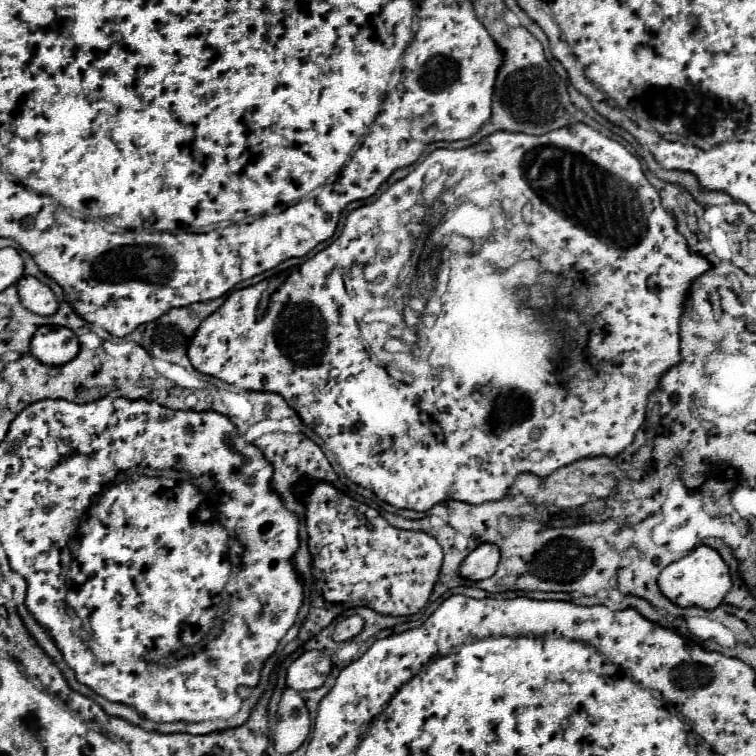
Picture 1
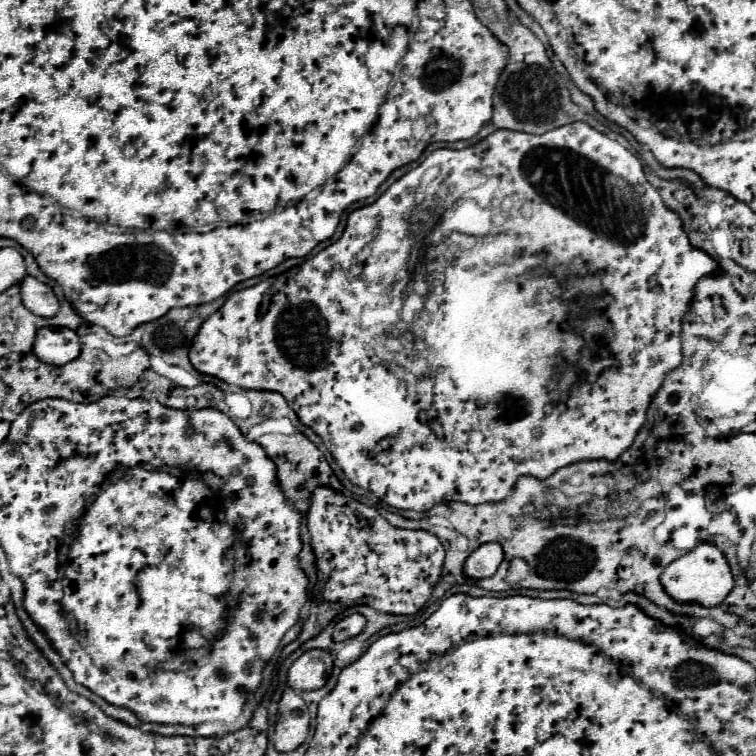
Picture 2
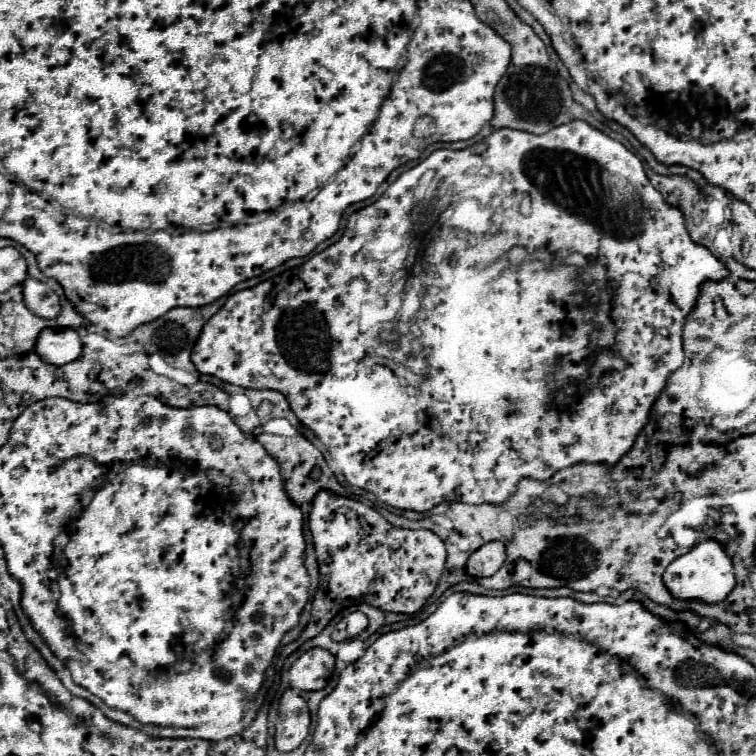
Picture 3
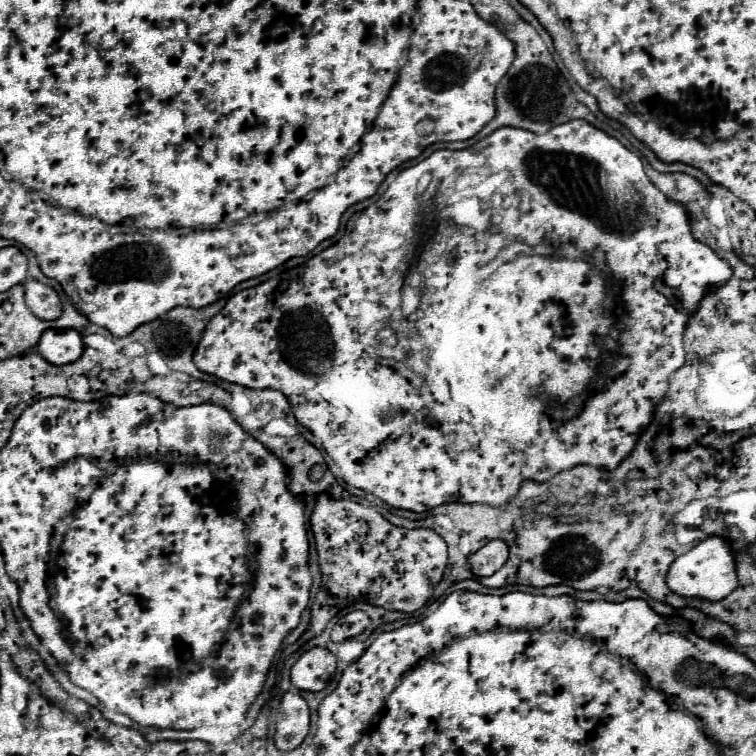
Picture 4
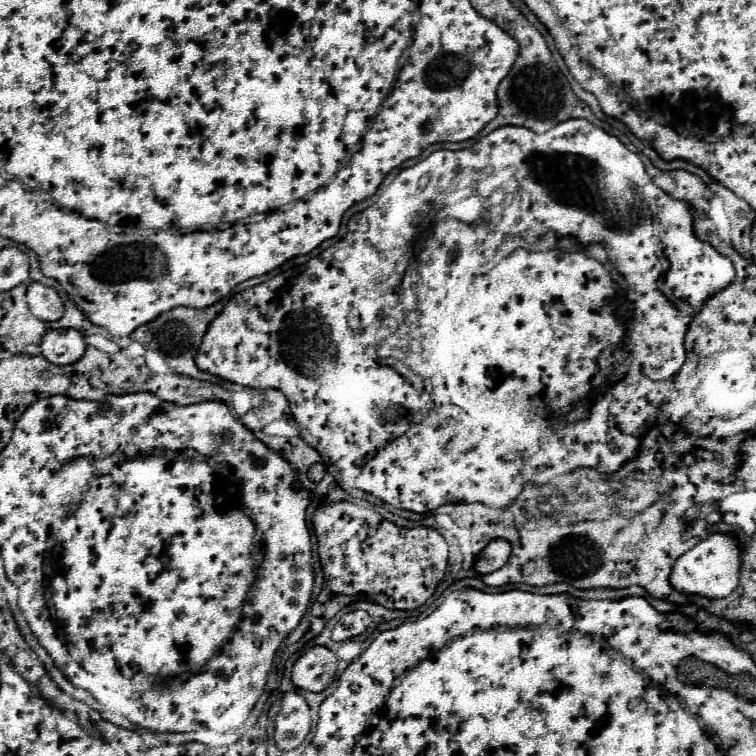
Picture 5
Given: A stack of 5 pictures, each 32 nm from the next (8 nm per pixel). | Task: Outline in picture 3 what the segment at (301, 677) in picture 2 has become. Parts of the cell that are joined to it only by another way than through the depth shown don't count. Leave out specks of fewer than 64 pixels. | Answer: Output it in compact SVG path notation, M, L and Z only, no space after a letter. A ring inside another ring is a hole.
M324 648L304 652L290 668L290 686L296 690L320 690L334 670L334 656Z

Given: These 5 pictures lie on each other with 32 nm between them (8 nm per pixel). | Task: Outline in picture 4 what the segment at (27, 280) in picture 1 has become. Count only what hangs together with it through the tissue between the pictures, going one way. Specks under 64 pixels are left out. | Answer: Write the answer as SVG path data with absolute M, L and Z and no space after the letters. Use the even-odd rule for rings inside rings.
M26 280L24 294L26 294L26 306L34 316L42 320L56 320L62 314L60 298L50 286L38 280Z

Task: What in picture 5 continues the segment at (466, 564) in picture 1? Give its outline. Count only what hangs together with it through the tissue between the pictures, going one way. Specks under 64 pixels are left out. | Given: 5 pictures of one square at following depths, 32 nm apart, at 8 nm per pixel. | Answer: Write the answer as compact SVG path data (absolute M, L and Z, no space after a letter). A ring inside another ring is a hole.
M492 540L478 556L474 556L476 574L490 574L502 568L510 558L510 542Z

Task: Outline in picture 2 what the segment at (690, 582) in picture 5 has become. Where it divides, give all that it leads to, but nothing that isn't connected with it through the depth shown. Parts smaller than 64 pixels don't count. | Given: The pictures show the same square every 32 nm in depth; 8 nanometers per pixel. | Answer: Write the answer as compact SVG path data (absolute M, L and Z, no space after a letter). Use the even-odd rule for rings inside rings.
M702 542L694 550L690 550L688 554L684 554L682 558L668 564L660 576L660 584L662 584L664 592L678 604L694 602L694 604L700 604L706 608L714 608L732 590L734 580L732 580L730 566L728 566L726 558L722 556L722 552L716 546Z

